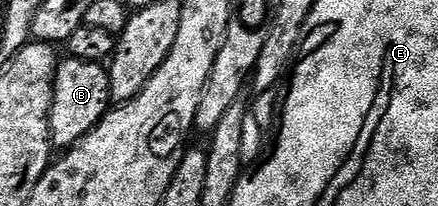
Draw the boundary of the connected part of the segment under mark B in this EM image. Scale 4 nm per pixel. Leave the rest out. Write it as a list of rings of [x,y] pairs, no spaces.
[[[67,57],[59,65],[58,78],[54,82],[54,103],[50,109],[50,132],[55,143],[58,142],[62,148],[69,148],[79,142],[89,130],[98,127],[98,121],[102,119],[106,111],[111,109],[112,99],[110,97],[110,72],[103,63],[89,62],[79,58]]]

